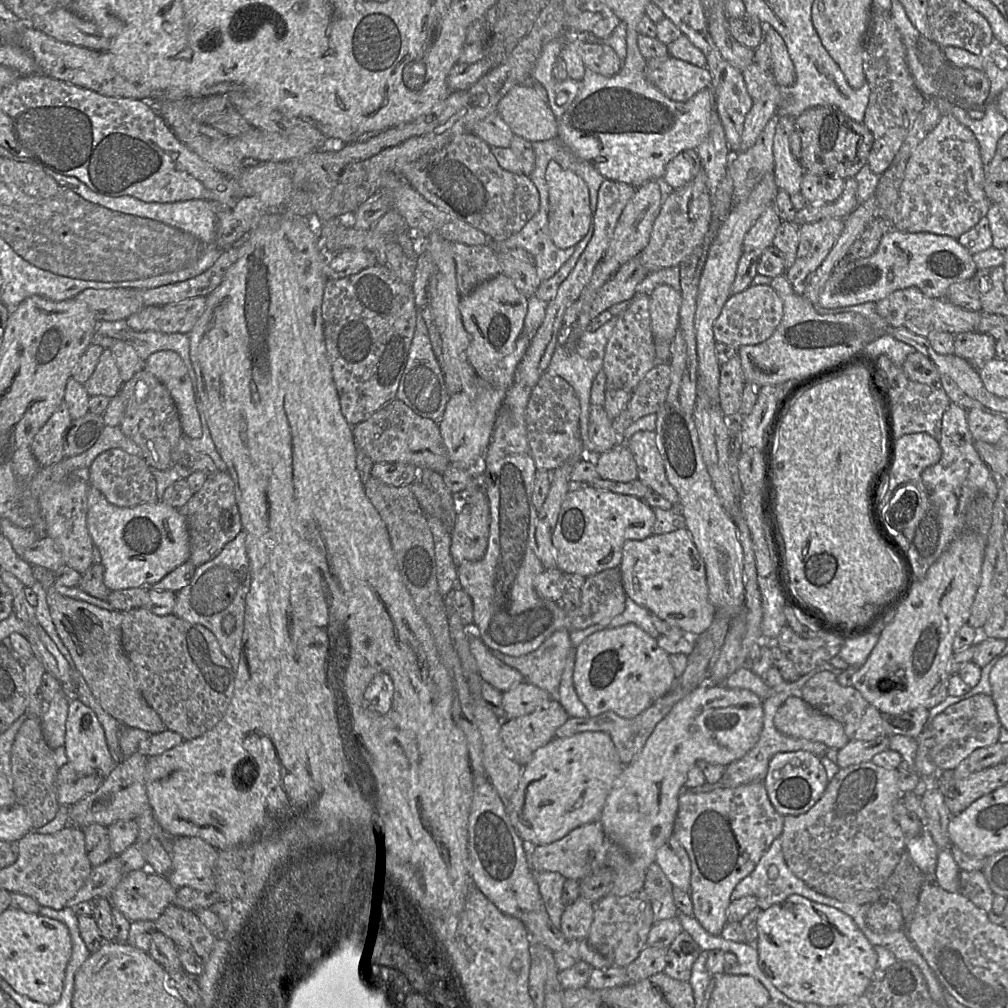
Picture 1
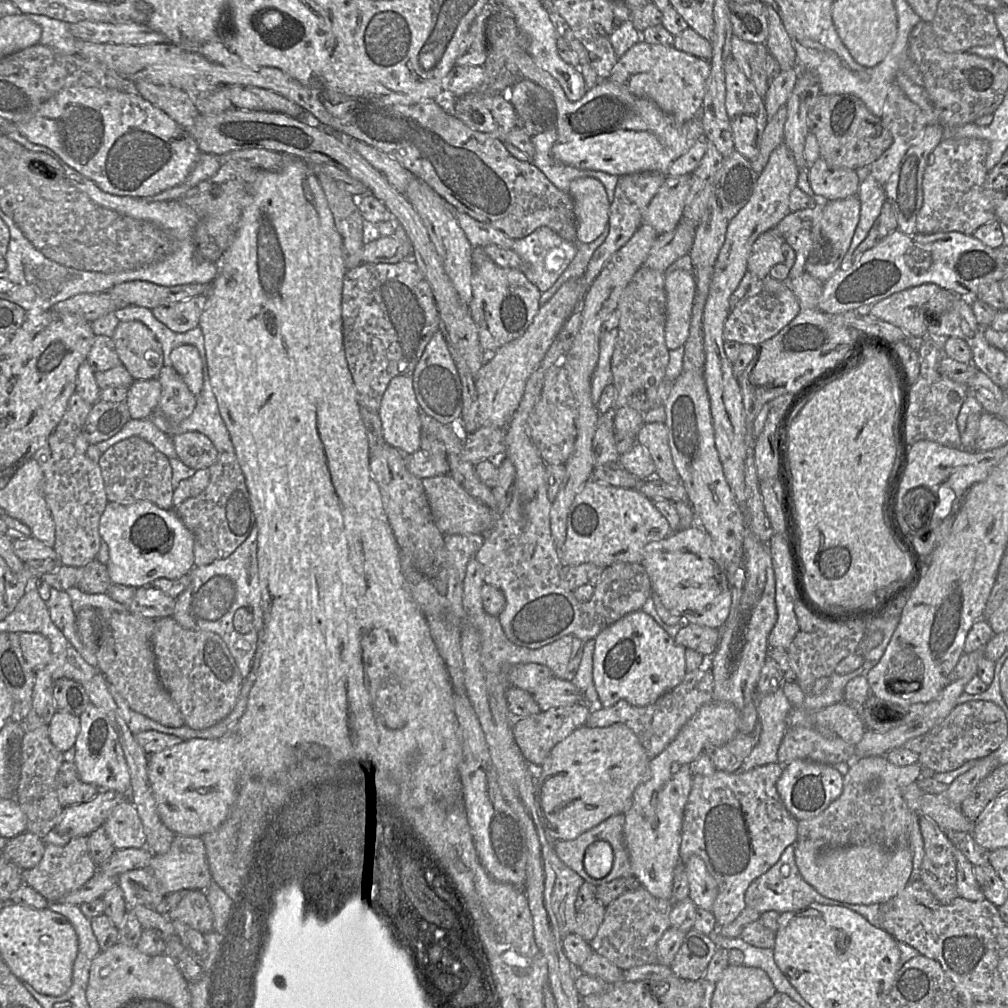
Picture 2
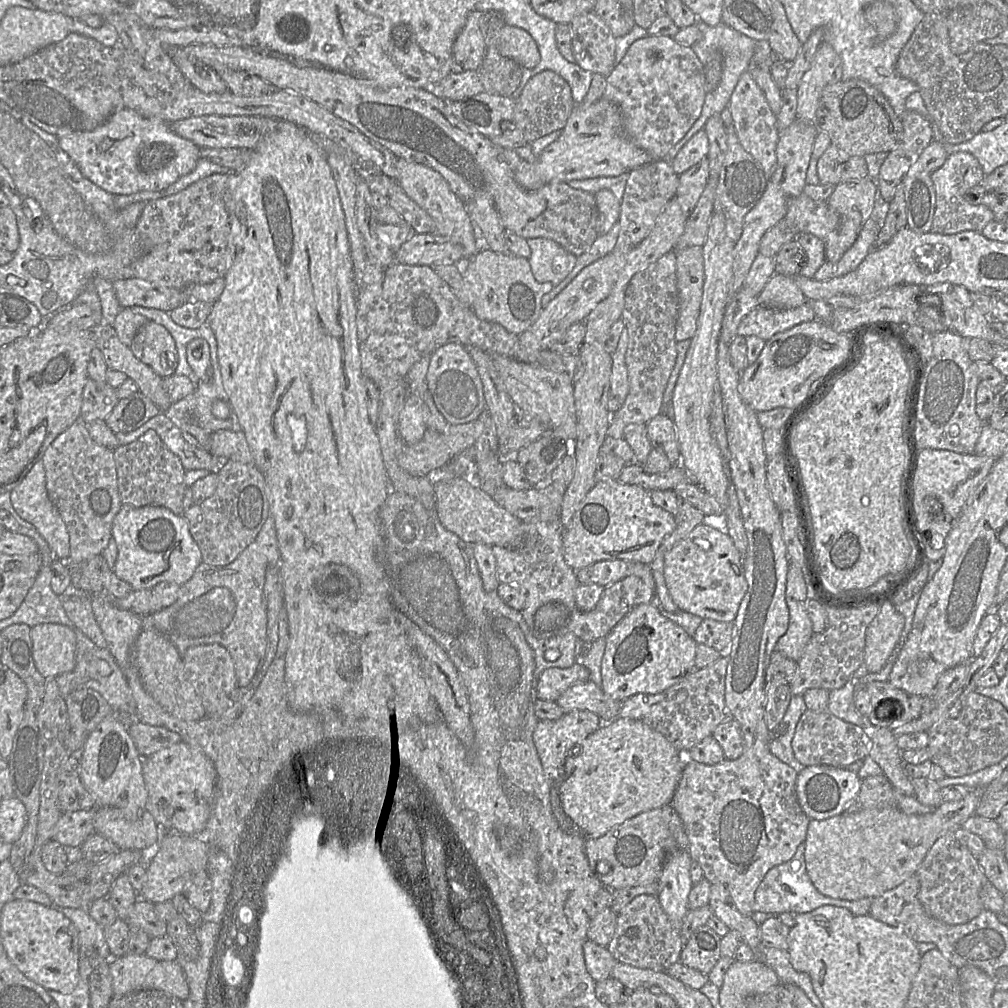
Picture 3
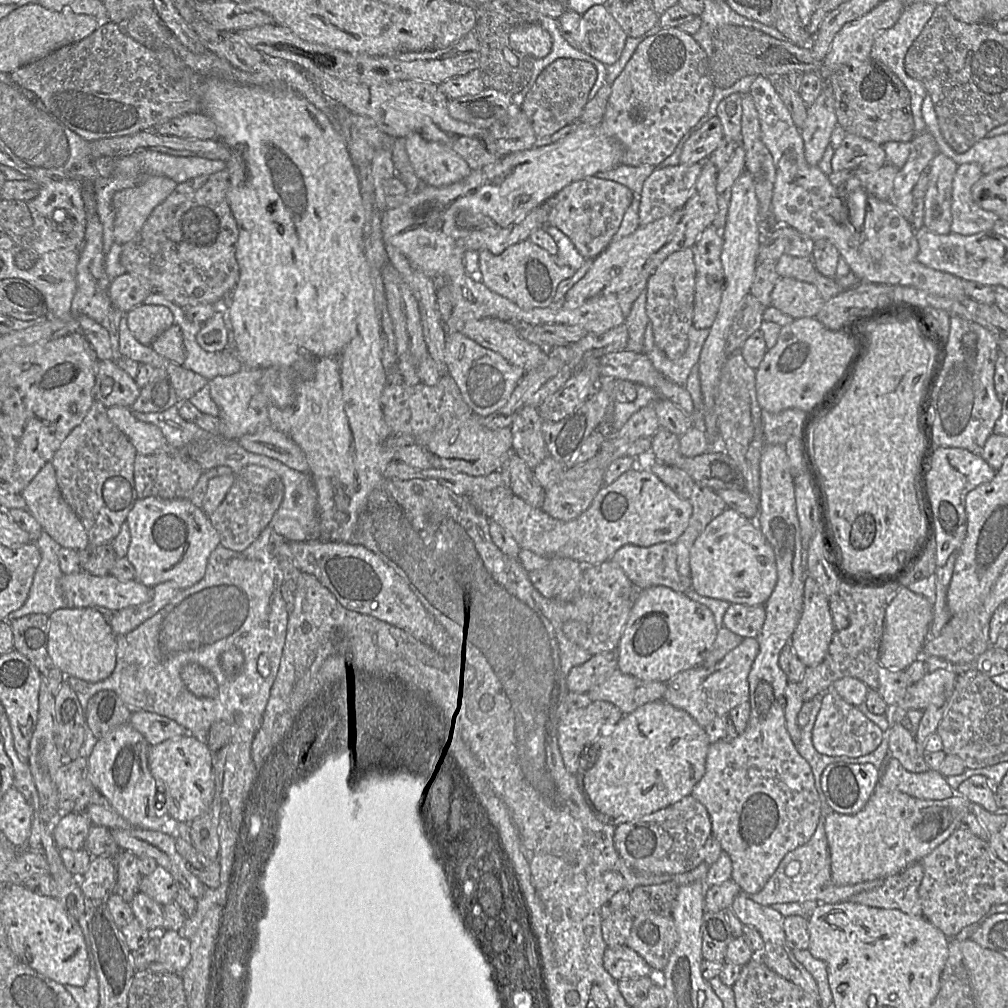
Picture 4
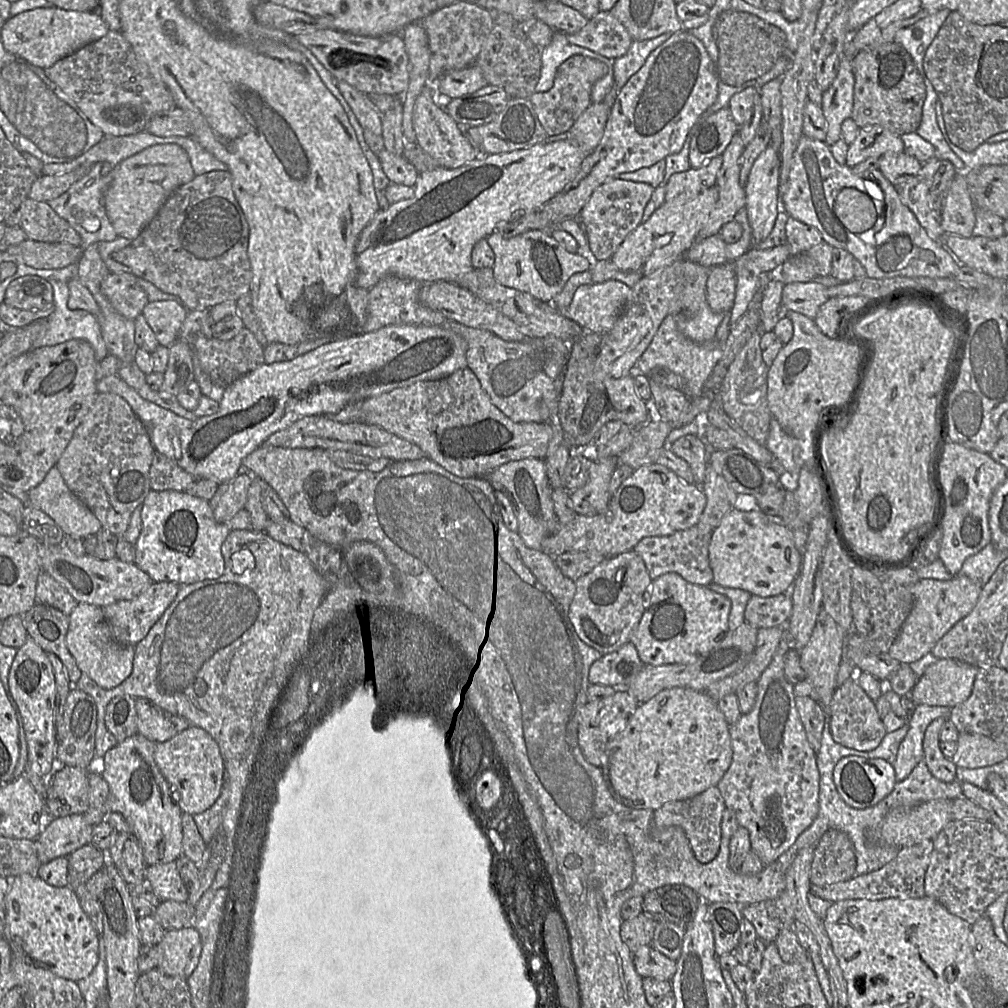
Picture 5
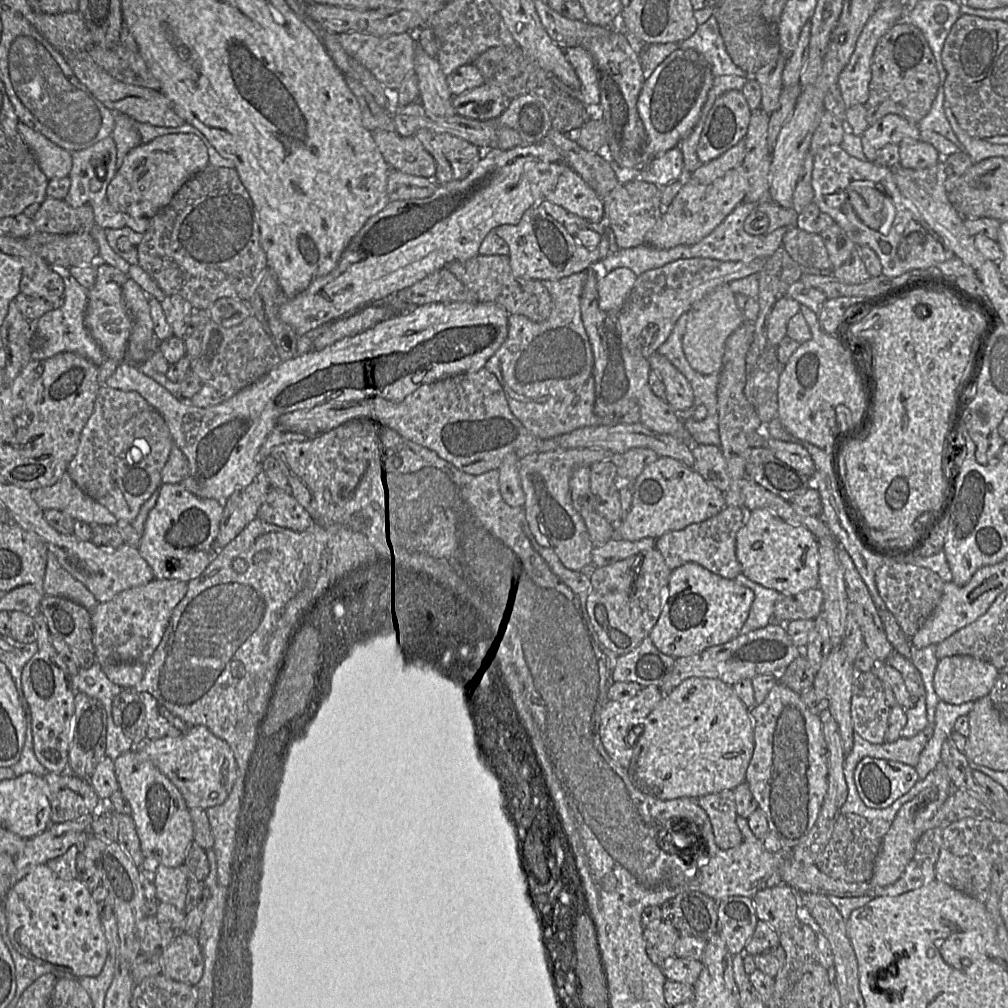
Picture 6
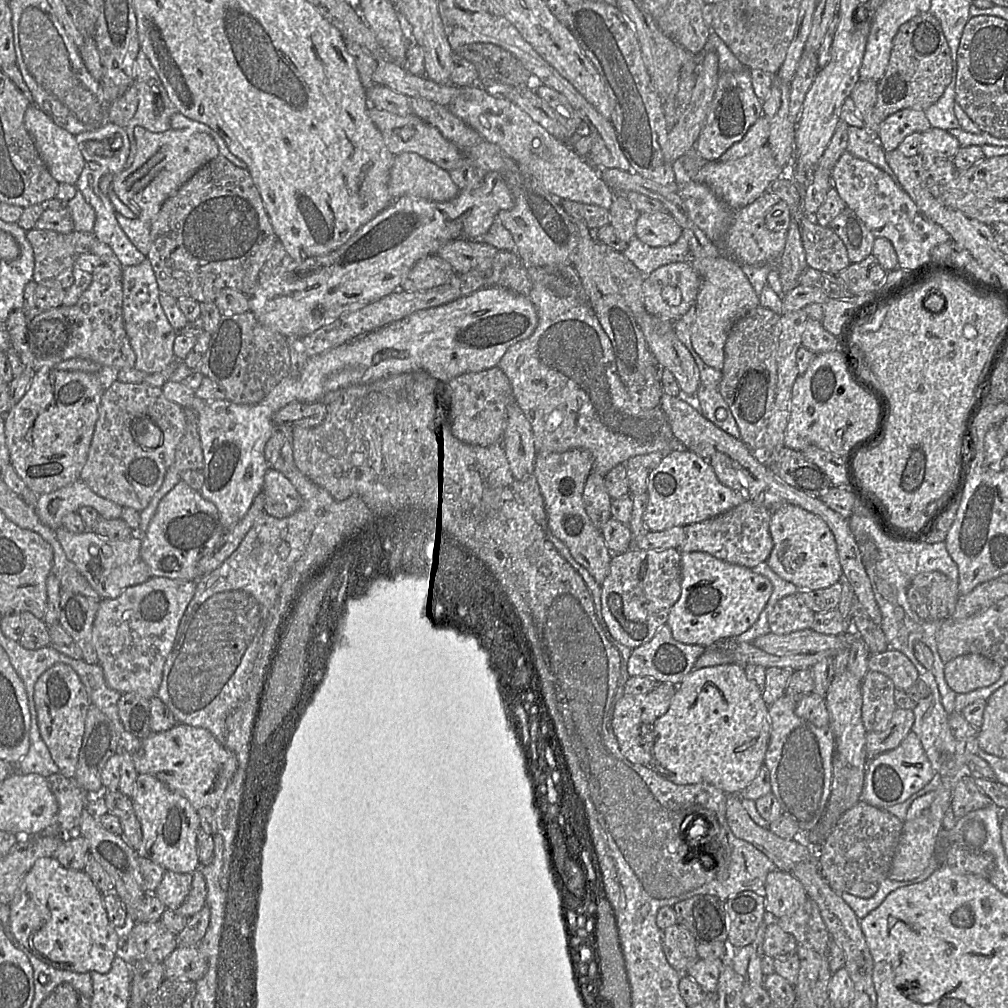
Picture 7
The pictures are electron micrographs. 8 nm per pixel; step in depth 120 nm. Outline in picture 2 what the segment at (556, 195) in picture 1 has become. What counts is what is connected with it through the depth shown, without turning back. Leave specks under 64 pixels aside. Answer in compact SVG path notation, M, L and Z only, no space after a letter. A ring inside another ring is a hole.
M577 178L570 183L568 193L574 201L576 243L594 241L608 225L610 201L604 186L594 178Z

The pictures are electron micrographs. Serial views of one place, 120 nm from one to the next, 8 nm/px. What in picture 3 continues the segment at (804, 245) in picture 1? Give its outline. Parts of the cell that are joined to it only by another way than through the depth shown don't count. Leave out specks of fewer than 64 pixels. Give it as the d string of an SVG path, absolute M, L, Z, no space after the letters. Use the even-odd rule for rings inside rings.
M868 177L858 181L847 181L836 186L826 201L827 205L840 215L842 223L838 231L829 234L825 241L826 261L837 264L842 256L852 247L864 224L872 214L878 195L876 180Z

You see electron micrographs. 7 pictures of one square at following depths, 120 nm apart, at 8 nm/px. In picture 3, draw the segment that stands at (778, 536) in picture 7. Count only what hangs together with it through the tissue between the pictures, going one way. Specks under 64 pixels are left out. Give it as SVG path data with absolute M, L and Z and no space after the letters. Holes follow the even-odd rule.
M724 515L706 516L703 523L665 554L663 577L678 610L703 620L733 622L747 591L744 556L726 532Z

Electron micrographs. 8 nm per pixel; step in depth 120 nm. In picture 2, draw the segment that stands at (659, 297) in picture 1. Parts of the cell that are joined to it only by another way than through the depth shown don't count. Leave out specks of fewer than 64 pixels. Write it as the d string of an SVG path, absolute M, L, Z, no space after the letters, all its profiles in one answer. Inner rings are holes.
M674 270L666 275L667 318L665 343L676 350L689 336L692 308L696 294L696 278L692 271Z

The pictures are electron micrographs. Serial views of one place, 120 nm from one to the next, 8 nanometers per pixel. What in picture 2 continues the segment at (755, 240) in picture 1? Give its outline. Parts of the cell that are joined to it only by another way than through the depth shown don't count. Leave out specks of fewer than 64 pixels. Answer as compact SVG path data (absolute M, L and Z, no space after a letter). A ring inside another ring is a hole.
M776 228L761 234L752 246L748 259L748 271L761 280L769 277L771 268L783 262L781 247L784 238L776 231Z

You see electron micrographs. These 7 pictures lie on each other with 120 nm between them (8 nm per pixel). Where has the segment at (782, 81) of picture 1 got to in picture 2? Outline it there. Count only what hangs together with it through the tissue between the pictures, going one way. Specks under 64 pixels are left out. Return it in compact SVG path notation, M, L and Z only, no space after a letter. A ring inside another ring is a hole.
M768 7L768 38L766 46L769 53L779 63L782 71L795 67L795 49L779 14L771 7Z

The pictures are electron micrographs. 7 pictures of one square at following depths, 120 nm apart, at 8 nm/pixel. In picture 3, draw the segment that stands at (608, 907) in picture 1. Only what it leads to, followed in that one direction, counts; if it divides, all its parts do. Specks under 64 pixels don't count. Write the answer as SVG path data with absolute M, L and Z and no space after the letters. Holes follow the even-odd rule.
M644 894L634 898L618 913L614 935L606 947L618 963L666 971L679 961L683 946L680 928L669 919L657 895Z

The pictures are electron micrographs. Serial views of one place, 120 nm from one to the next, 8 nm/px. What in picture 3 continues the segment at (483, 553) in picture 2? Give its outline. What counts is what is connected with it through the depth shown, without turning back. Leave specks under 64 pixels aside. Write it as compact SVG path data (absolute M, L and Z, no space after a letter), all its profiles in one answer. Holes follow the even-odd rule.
M559 519L553 521L522 521L522 544L516 546L493 545L492 551L496 558L496 572L499 584L513 584L519 586L526 593L526 603L520 610L522 615L521 628L524 633L531 634L538 640L573 633L584 645L605 638L621 619L640 604L653 602L654 591L641 578L627 576L605 587L596 606L590 611L581 611L576 606L575 591L579 585L576 570L568 566L563 557L562 534L564 529Z

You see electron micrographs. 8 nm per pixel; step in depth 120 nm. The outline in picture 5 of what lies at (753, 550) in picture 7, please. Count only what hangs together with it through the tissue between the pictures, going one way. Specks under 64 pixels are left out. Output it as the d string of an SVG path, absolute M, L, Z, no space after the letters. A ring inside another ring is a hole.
M693 526L669 536L644 538L633 551L643 559L653 581L667 573L677 573L689 583L708 587L710 584L715 584L709 562L711 537L712 532L703 533L697 526Z

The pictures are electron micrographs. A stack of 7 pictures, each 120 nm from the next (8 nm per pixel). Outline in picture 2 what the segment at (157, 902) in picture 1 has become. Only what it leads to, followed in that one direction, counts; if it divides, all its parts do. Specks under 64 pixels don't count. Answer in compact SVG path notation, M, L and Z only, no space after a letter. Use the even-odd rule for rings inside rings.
M149 868L129 870L118 876L118 886L128 909L138 905L155 908L166 895Z

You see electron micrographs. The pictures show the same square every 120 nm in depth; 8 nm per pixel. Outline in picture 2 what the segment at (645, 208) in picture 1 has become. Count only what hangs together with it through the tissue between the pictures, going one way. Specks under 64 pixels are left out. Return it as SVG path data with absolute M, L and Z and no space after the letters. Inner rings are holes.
M691 174L666 178L657 194L643 213L643 224L652 226L657 233L663 235L675 230L682 218L686 197L690 190Z

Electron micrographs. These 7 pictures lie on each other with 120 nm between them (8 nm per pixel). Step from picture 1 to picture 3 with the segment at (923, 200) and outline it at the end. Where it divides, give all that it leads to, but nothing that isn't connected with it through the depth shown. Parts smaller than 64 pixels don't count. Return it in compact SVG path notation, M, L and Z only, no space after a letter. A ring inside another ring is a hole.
M955 152L947 155L944 164L931 176L936 193L932 232L948 235L963 231L981 232L989 222L994 220L990 208L982 204L971 204L964 198L966 191L980 183L984 177L980 163L972 154Z

